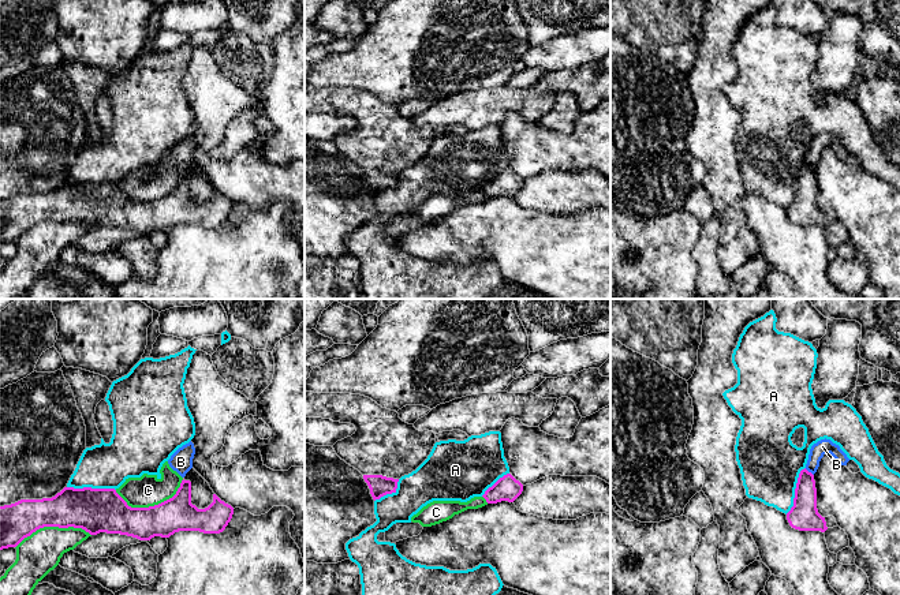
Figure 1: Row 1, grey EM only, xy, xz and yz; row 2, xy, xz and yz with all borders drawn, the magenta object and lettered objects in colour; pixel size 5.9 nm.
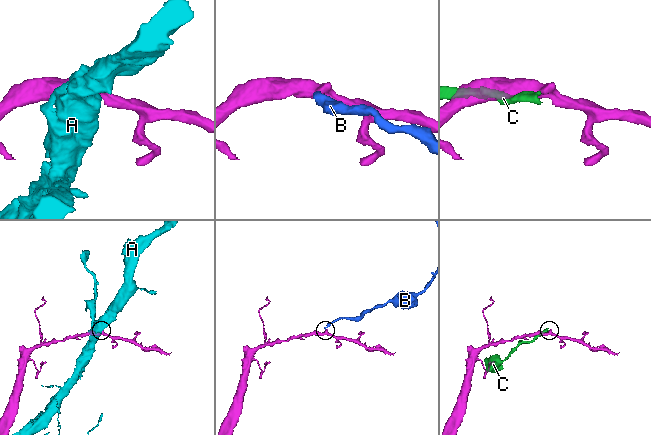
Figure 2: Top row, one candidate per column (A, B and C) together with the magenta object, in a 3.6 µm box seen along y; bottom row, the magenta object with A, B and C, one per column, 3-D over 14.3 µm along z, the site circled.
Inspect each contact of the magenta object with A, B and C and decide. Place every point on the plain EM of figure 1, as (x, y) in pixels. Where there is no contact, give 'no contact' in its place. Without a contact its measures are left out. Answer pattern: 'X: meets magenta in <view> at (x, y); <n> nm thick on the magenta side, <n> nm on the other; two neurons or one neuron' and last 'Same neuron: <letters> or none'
A: meets magenta in xy at (90, 182); 260 nm thick on the magenta side, 280 nm on the other; two neurons
B: meets magenta in yz at (807, 165); 160 nm thick on the magenta side, 90 nm on the other; two neurons
C: meets magenta in xy at (152, 201); 220 nm thick on the magenta side, 180 nm on the other; two neurons
Same neuron: none

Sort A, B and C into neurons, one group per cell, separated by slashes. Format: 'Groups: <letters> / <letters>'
Groups: A / B C

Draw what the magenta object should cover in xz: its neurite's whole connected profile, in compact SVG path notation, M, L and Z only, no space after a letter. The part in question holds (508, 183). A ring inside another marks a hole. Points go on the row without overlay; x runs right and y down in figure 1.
M511 168L500 172L492 182L482 190L488 198L497 198L501 195L514 197L523 186L523 179L516 175Z

